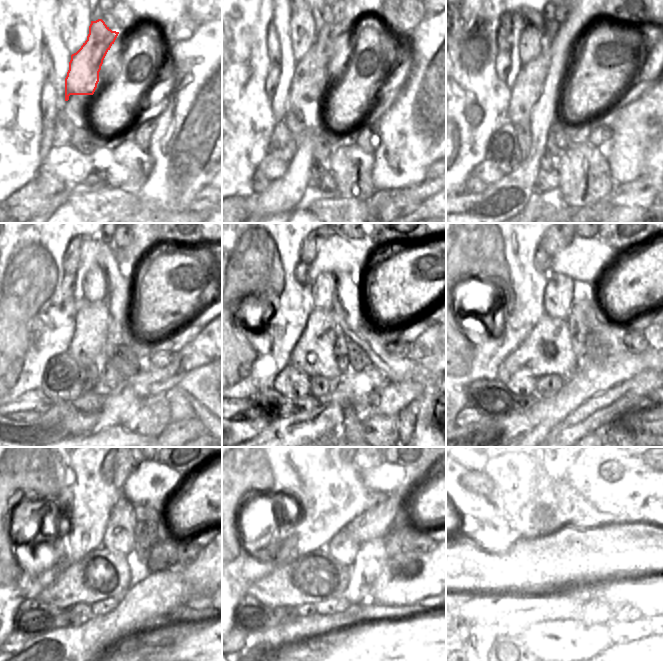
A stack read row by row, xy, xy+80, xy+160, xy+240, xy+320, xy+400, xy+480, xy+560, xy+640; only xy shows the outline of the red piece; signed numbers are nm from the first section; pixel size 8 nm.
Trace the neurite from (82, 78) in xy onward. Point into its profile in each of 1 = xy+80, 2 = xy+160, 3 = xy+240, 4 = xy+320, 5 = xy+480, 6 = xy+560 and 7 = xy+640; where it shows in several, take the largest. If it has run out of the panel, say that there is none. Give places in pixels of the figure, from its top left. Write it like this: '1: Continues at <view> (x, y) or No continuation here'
1: Continues at xy+80 (311, 80)
2: Continues at xy+160 (567, 43)
3: Continues at xy+240 (92, 319)
4: Continues at xy+320 (314, 354)
5: Continues at xy+480 (102, 574)
6: Continues at xy+560 (314, 577)
7: Continues at xy+640 (521, 575)

